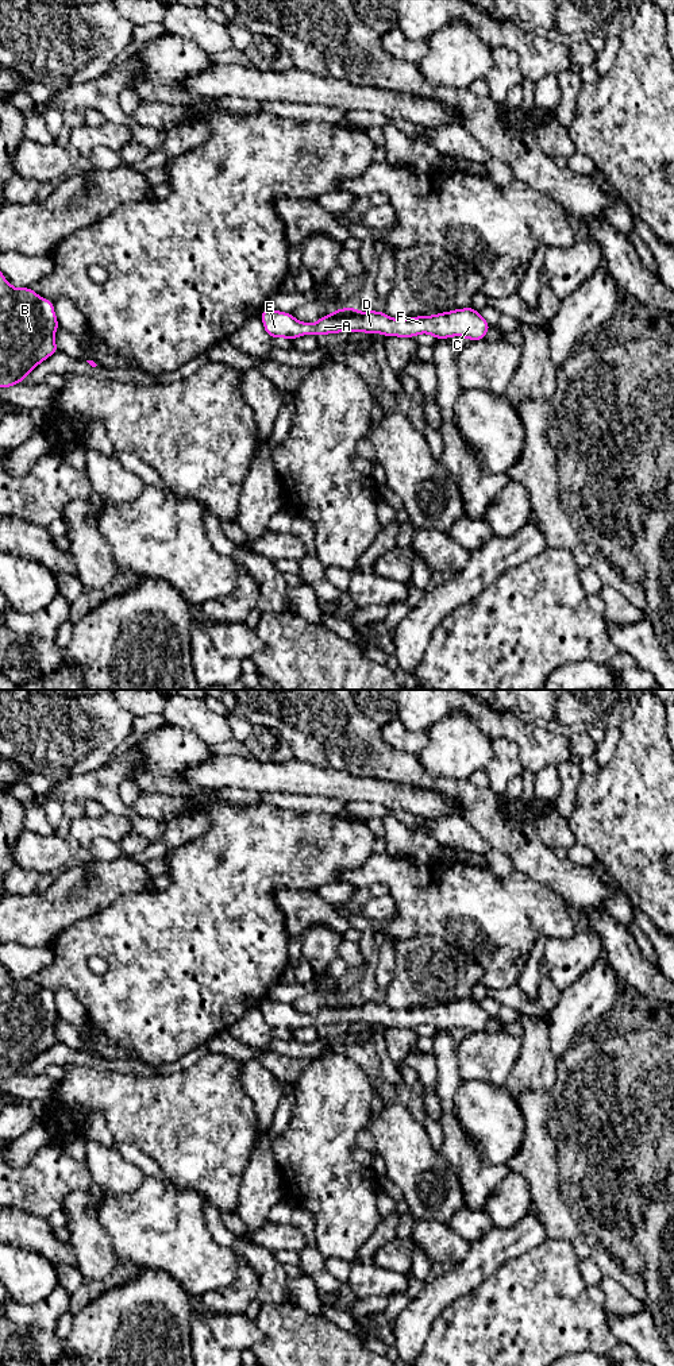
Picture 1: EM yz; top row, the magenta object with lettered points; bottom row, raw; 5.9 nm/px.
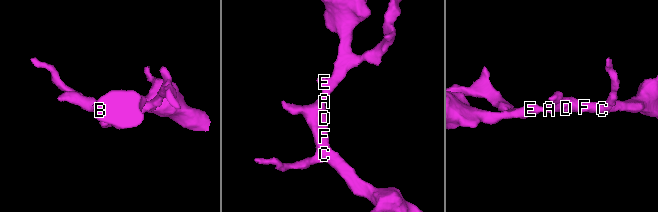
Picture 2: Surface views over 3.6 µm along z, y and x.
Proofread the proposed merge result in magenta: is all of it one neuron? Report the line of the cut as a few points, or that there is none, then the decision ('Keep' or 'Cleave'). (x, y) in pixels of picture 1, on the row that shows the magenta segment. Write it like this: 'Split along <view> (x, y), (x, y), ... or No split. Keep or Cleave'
No split. Keep

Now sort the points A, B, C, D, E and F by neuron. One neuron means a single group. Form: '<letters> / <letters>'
A B C D E F

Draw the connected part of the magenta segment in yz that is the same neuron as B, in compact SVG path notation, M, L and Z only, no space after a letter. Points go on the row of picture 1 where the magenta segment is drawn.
M0 271L0 389L22 383L43 360L58 352L54 333L61 328L54 302L30 288L14 288Z

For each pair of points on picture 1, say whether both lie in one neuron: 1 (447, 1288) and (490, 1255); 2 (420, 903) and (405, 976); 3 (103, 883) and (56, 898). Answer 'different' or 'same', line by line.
1: same
2: different
3: same

